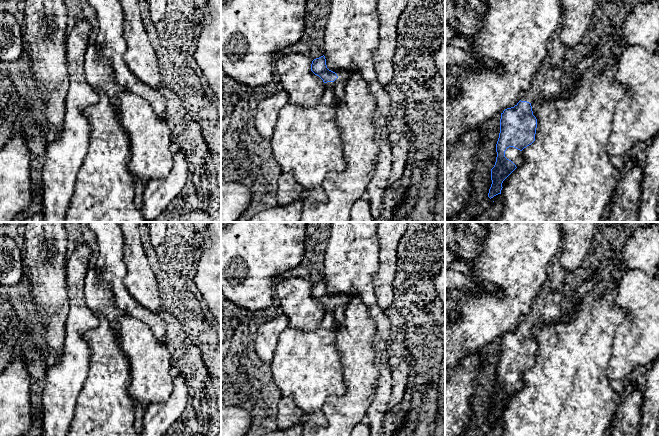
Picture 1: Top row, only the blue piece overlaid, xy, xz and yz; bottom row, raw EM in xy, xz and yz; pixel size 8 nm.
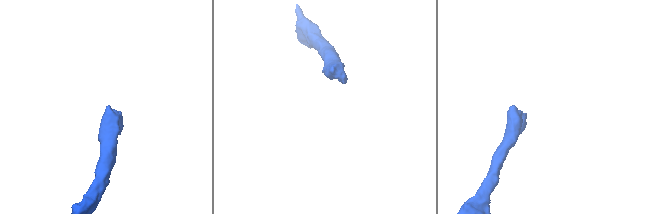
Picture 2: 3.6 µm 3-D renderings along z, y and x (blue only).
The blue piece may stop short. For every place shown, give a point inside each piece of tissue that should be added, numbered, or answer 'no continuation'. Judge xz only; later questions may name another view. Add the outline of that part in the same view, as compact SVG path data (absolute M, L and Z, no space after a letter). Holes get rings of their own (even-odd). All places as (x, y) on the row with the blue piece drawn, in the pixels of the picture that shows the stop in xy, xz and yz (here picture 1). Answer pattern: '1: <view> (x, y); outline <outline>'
1: xz (339, 84); outline M339 77L334 82L327 82L325 85L331 85L334 90L335 99L341 100L345 95L346 79L345 77Z

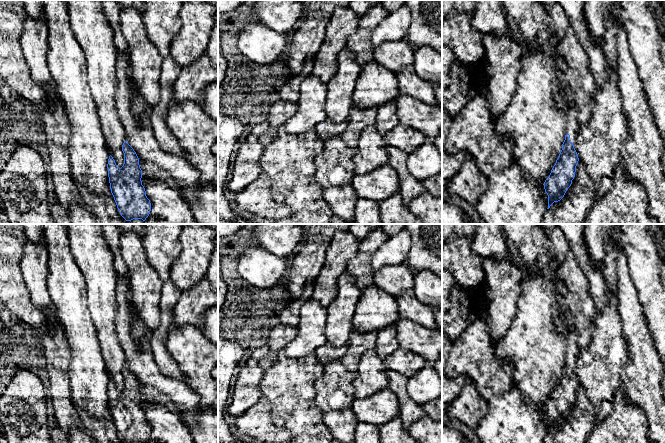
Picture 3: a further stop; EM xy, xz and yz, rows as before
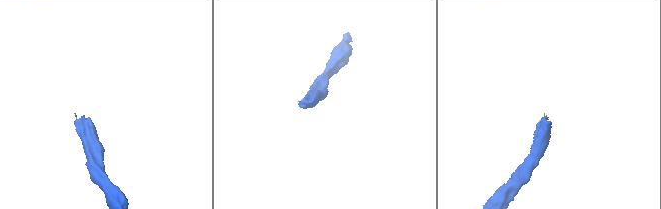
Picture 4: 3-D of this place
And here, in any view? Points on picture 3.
1: yz (572, 128); outline M573 106L568 111L567 125L565 128L565 135L569 134L569 141L574 143L576 141L576 136L579 132L579 125L577 119L577 108Z

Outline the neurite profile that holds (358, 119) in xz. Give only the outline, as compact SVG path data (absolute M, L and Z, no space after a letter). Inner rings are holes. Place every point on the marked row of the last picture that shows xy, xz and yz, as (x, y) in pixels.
M352 106L348 117L348 126L341 135L342 140L351 147L356 147L364 128L374 126L377 119L378 107L366 110Z

